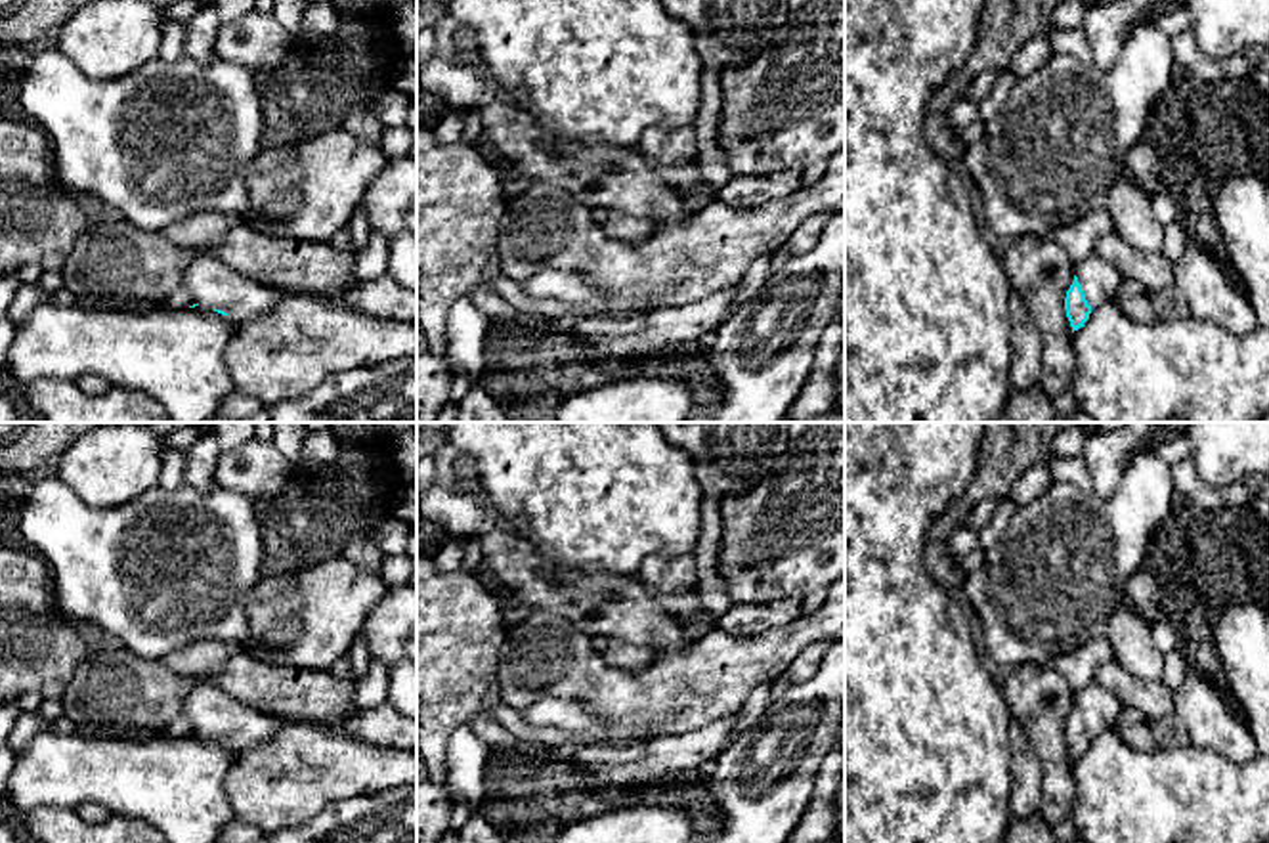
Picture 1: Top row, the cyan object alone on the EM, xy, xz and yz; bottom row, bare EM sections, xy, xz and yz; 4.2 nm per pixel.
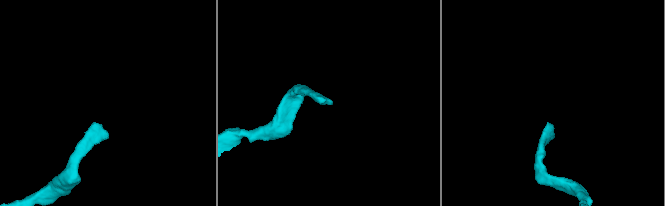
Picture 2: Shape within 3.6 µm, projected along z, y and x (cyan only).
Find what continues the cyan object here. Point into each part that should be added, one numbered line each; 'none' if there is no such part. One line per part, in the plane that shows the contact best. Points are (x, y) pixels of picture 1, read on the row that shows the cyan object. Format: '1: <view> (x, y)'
1: yz (1099, 281)

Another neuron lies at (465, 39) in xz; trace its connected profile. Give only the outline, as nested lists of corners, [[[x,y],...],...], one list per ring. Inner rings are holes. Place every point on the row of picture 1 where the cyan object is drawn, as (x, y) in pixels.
[[[461,23],[461,27],[455,31],[455,46],[457,46],[457,55],[461,59],[474,65],[480,63],[480,46],[478,46],[478,36],[474,29]]]

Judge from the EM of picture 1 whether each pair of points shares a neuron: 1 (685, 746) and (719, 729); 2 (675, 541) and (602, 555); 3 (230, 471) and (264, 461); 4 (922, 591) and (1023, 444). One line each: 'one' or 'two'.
1: one
2: one
3: one
4: two

